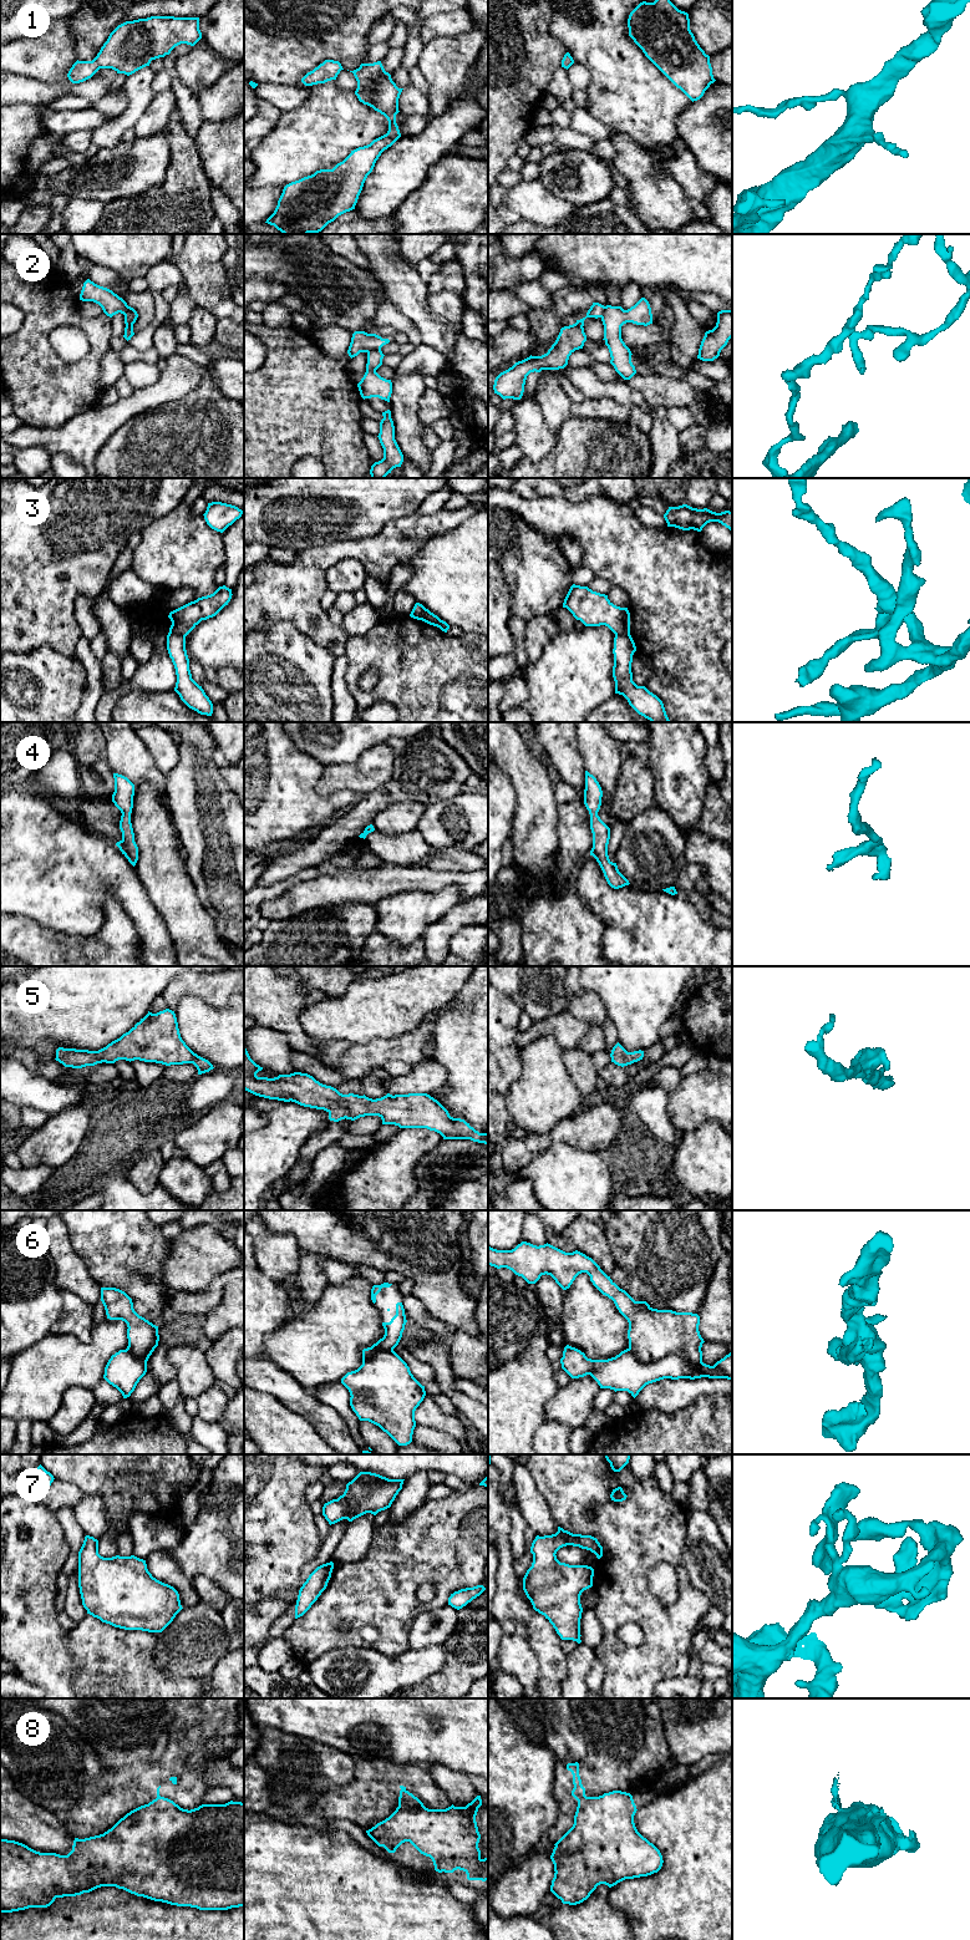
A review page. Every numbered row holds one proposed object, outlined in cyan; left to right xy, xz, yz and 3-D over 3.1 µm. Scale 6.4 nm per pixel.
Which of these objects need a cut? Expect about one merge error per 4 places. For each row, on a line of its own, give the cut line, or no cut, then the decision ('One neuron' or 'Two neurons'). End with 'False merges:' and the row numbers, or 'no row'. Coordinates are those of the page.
1: No split. One neuron
2: Split along xz (380, 349), (372, 349), (367, 353). Two neurons
3: Split along xy (169, 629), (184, 638). Two neurons
4: No split. One neuron
5: No split. One neuron
6: Split along yz (629, 1347), (643, 1361), (679, 1355), (695, 1366), (701, 1362). Two neurons
7: No split. One neuron
8: Split along yz (585, 1796), (578, 1801). Two neurons
False merges: 2, 3, 6, 8

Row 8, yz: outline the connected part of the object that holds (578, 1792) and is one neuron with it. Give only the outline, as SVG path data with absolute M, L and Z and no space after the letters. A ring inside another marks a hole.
M575 1762L575 1763L568 1763L567 1764L567 1769L570 1771L572 1774L573 1774L574 1788L572 1791L572 1796L577 1801L579 1801L580 1798L586 1797L585 1796L585 1788L583 1787L582 1779L580 1779L580 1776L579 1776L579 1763L578 1762Z

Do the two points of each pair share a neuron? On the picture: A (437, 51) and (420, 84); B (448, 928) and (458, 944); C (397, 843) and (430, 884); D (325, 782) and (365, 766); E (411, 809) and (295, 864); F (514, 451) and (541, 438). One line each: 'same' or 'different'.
A: different
B: different
C: different
D: same
E: different
F: different

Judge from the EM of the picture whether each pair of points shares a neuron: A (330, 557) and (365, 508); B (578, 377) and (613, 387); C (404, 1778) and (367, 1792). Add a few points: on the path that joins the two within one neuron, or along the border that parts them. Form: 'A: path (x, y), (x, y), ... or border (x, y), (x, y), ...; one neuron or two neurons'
A: border (380, 529), (375, 534), (353, 539); two neurons
B: path (587, 381), (593, 387), (604, 387); one neuron
C: path (395, 1777), (382, 1777), (376, 1783); one neuron

